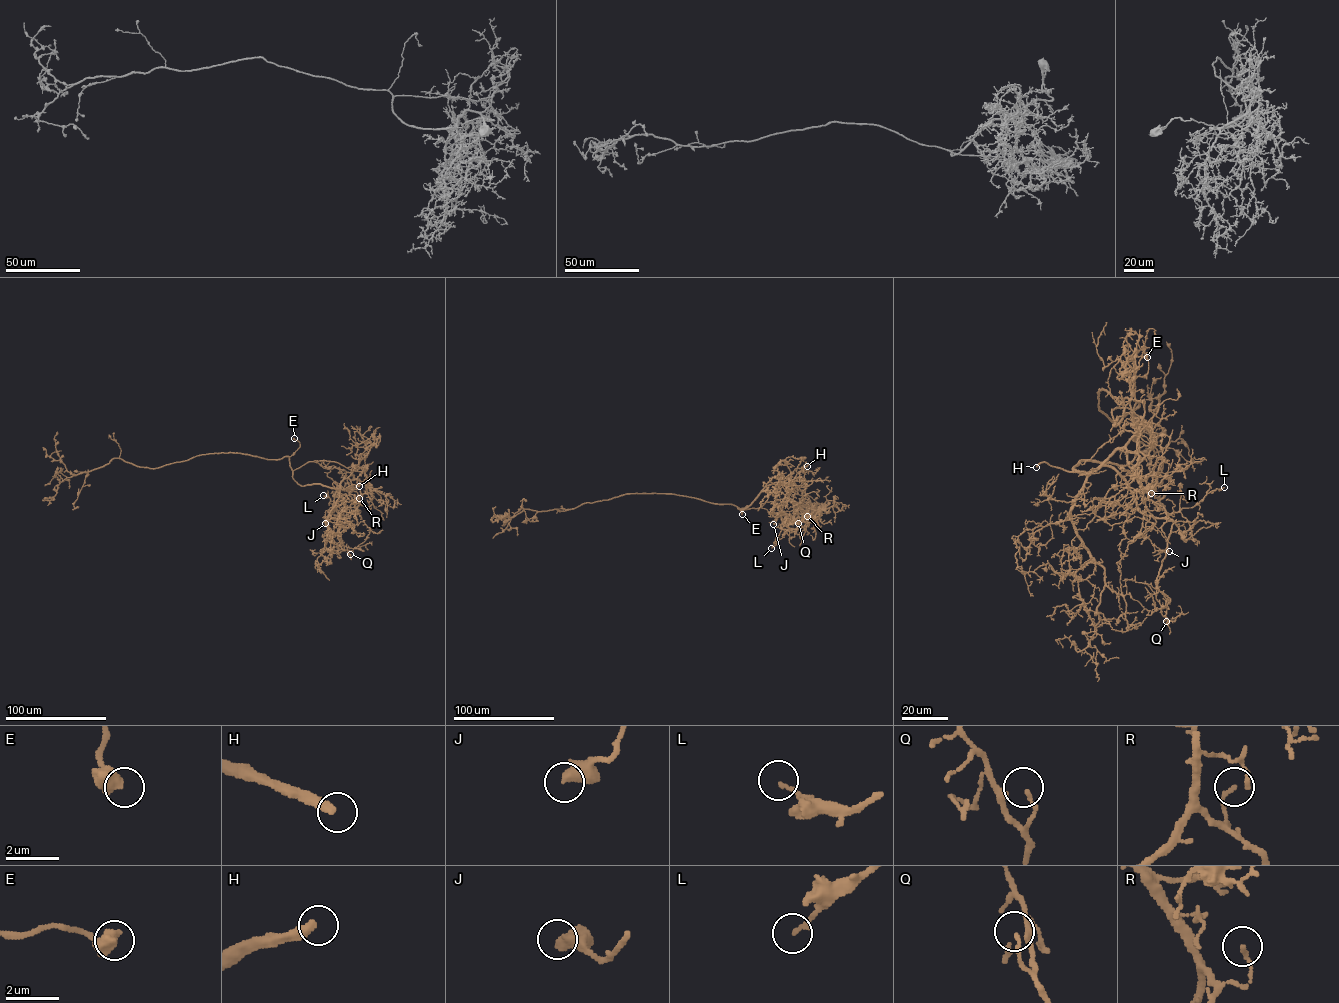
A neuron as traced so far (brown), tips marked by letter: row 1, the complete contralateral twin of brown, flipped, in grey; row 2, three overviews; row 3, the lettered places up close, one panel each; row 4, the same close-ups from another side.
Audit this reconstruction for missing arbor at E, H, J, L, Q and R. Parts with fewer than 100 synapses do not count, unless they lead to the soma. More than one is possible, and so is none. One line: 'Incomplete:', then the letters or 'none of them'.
Incomplete: H

